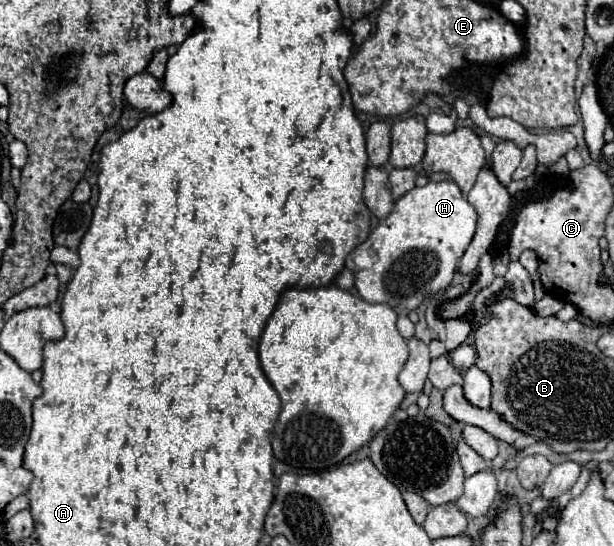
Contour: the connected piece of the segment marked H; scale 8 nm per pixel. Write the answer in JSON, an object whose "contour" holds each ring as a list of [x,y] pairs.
{"contour":[[[453,181],[413,187],[395,201],[393,211],[377,223],[369,239],[347,257],[345,265],[355,275],[359,297],[369,303],[387,303],[397,315],[417,309],[425,297],[451,283],[475,227],[477,211]]]}

